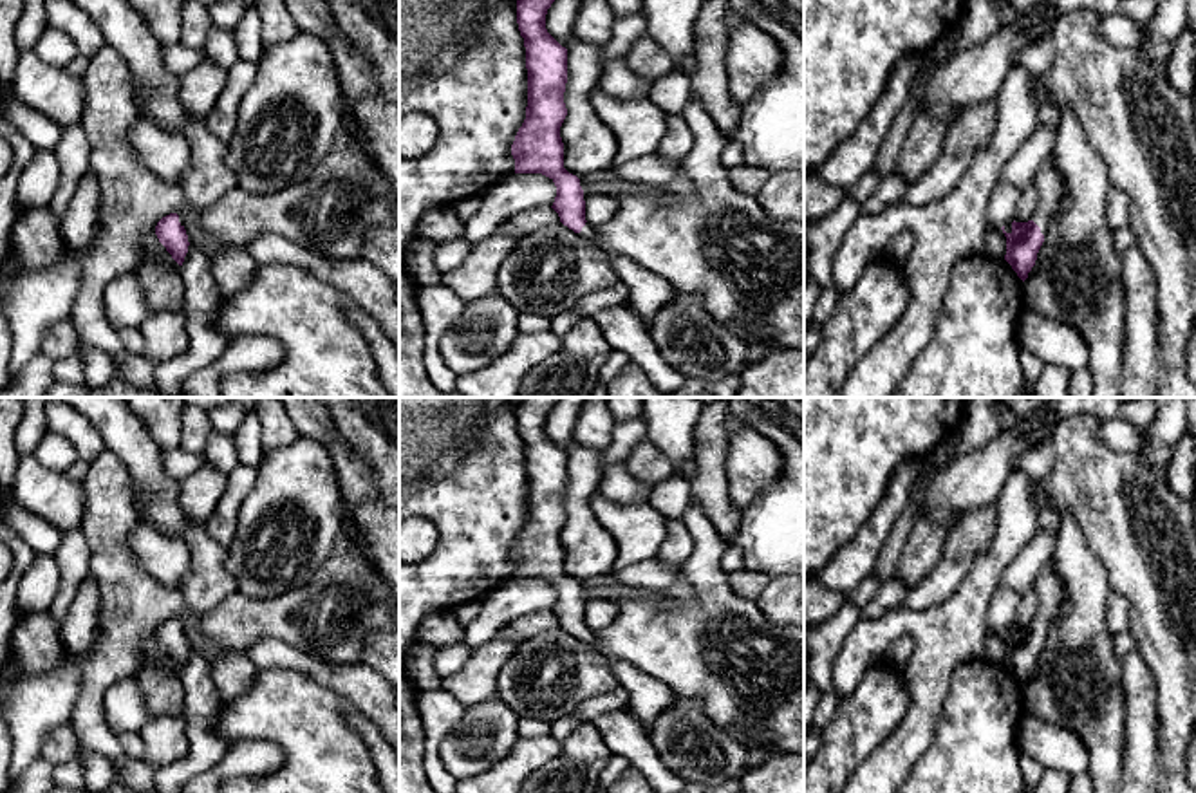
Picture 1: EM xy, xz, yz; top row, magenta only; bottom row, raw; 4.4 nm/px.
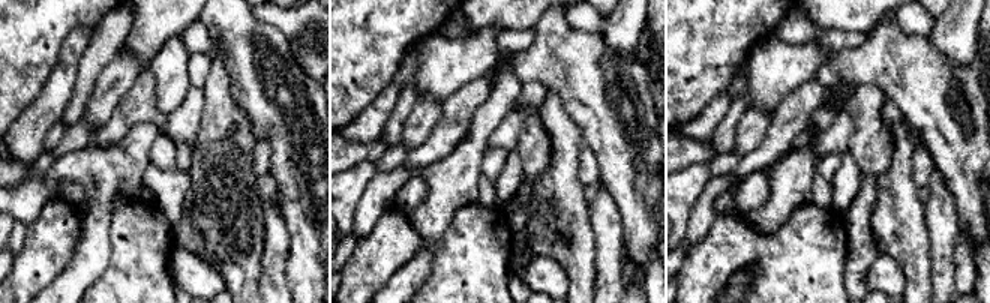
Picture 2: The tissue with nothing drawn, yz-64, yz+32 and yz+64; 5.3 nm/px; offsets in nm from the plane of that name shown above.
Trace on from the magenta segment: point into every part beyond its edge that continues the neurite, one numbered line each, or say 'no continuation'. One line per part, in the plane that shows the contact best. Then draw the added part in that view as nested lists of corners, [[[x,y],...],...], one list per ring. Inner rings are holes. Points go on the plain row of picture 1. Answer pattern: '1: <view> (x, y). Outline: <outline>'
1: yz (1048, 587). Outline: [[[1053,560],[1048,562],[1039,574],[1033,592],[1037,594],[1037,612],[1032,625],[1041,632],[1041,638],[1046,639],[1046,632],[1059,620],[1066,598]]]

